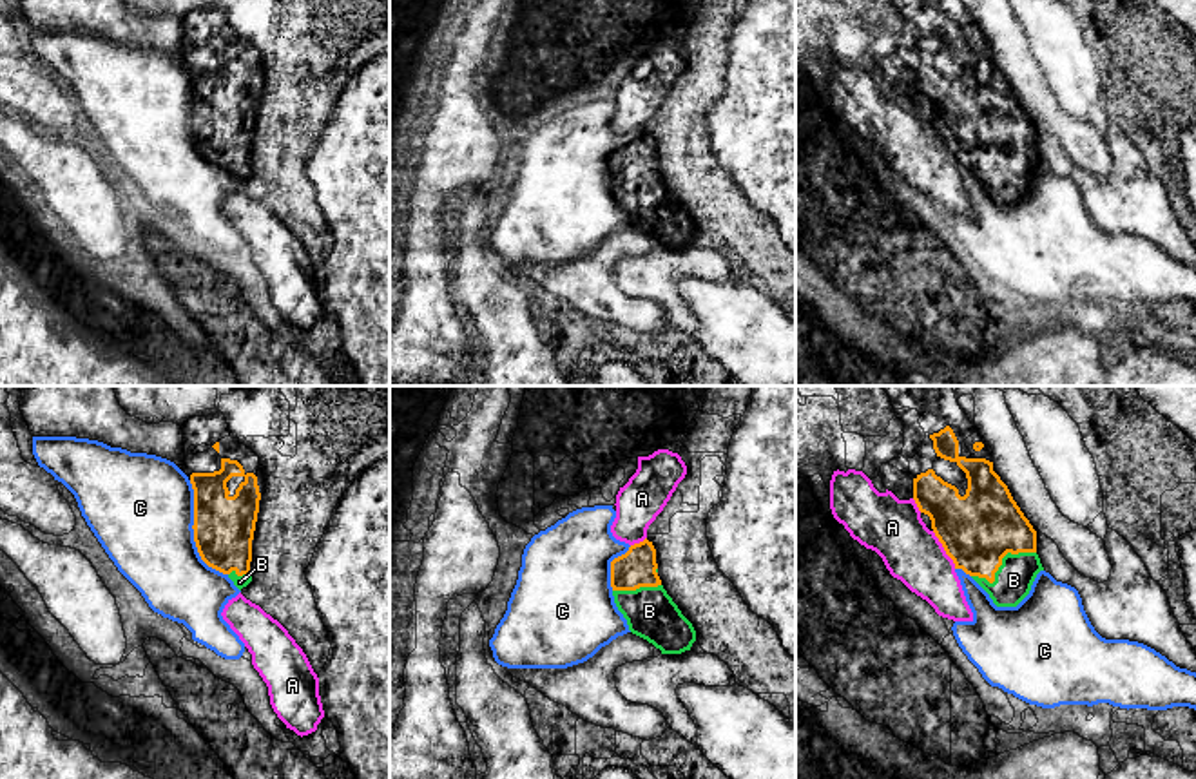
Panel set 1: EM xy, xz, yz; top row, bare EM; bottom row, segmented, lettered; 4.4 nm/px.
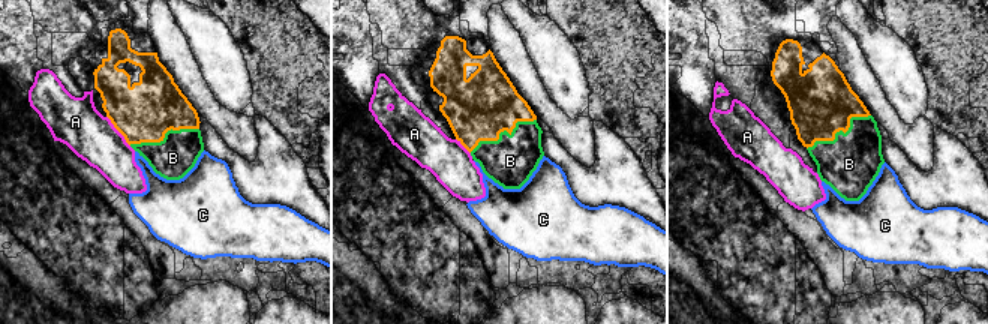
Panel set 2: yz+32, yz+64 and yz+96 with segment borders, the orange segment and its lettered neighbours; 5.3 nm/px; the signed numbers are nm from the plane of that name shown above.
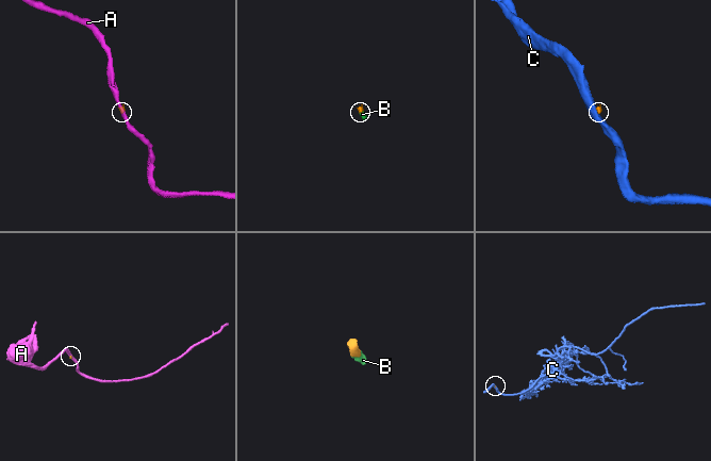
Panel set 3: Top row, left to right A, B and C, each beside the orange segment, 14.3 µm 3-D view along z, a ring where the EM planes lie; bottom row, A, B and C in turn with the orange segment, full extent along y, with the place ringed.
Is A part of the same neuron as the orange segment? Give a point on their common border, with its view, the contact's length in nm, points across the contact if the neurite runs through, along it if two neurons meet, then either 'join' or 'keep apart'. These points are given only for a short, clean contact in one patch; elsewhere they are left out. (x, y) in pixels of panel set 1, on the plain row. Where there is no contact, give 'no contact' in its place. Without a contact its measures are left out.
contact yz (945, 144); length 200 nm; keep apart

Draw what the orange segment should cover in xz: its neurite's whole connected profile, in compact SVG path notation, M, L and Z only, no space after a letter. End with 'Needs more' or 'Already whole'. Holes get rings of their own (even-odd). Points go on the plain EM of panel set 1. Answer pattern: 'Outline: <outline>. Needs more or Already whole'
Outline: M645 132L611 156L611 181L632 228L661 248L690 245L696 225L661 179L652 136Z. Needs more

